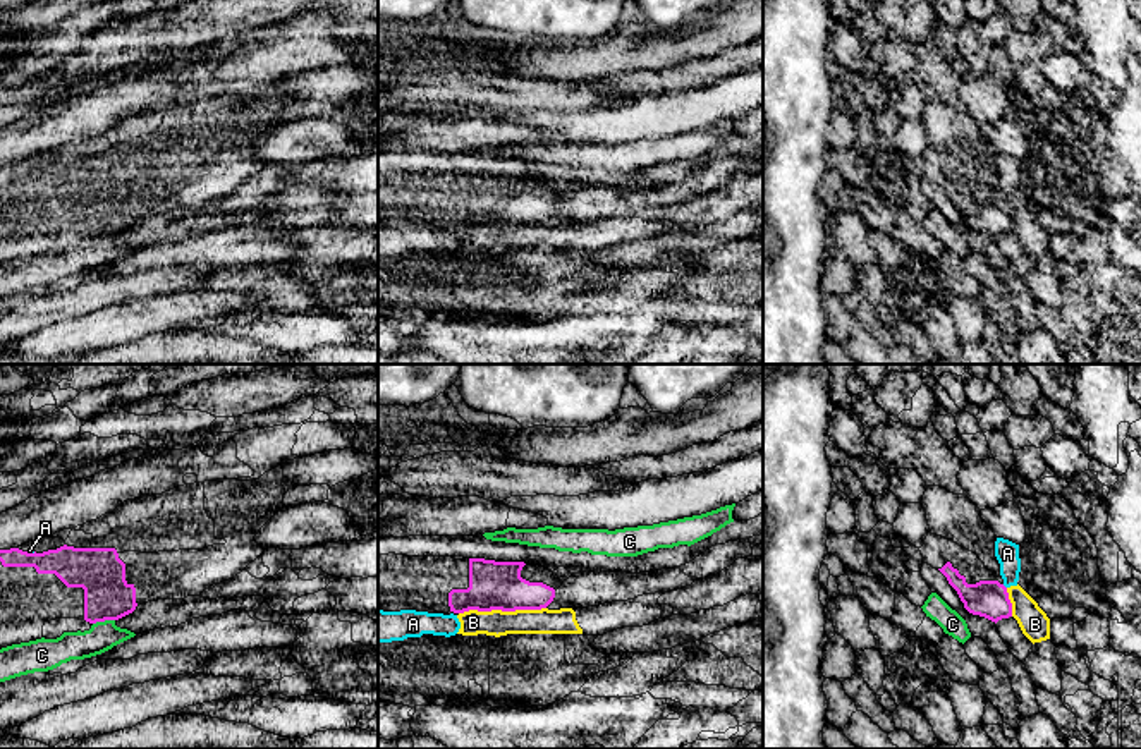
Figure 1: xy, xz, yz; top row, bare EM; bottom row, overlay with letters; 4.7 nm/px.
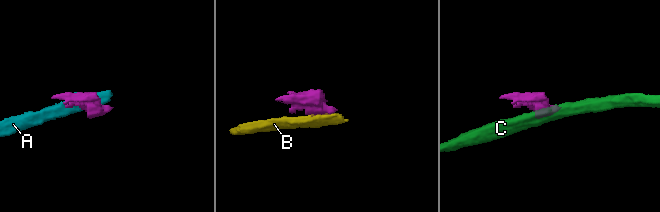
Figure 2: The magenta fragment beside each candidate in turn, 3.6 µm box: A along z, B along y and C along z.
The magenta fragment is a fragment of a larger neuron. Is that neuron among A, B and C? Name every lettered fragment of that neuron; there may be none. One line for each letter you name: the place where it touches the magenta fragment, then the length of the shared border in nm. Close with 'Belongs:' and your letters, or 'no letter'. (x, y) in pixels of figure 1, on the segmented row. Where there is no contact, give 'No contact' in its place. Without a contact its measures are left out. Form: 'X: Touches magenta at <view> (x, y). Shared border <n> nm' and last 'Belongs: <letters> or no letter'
Belongs: no letter

